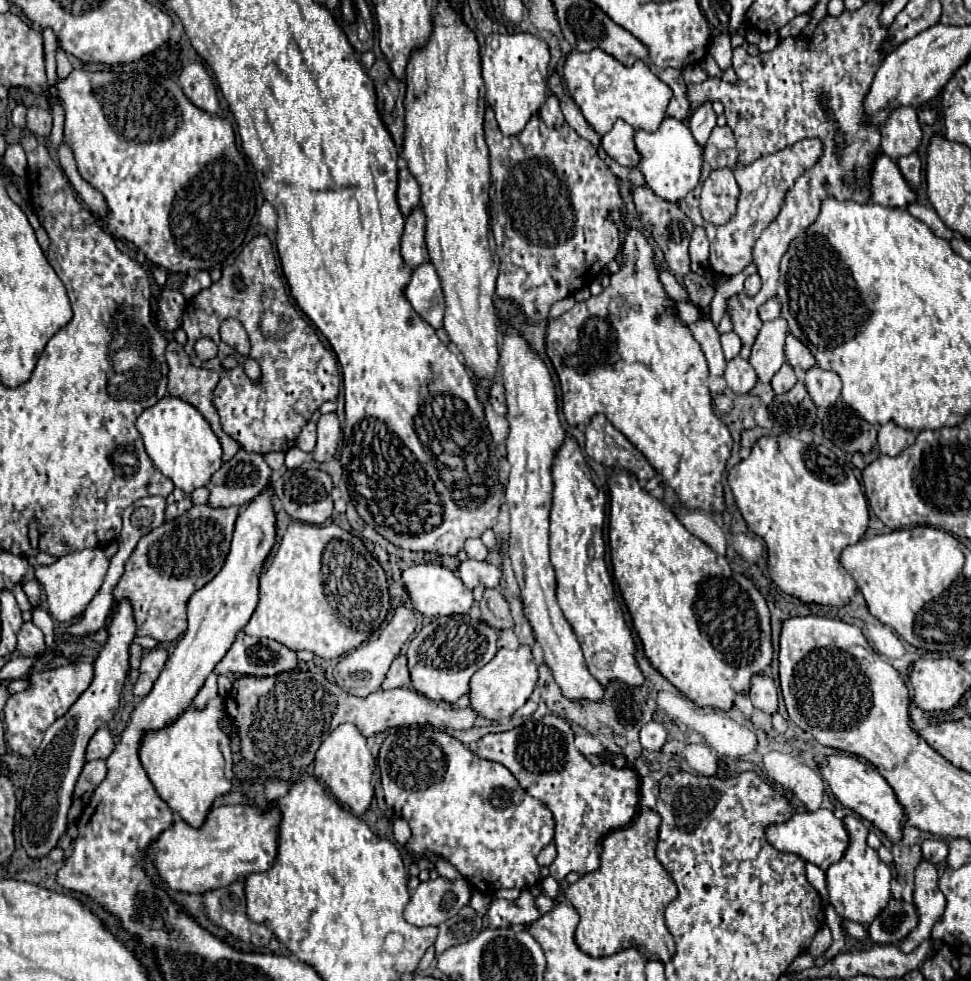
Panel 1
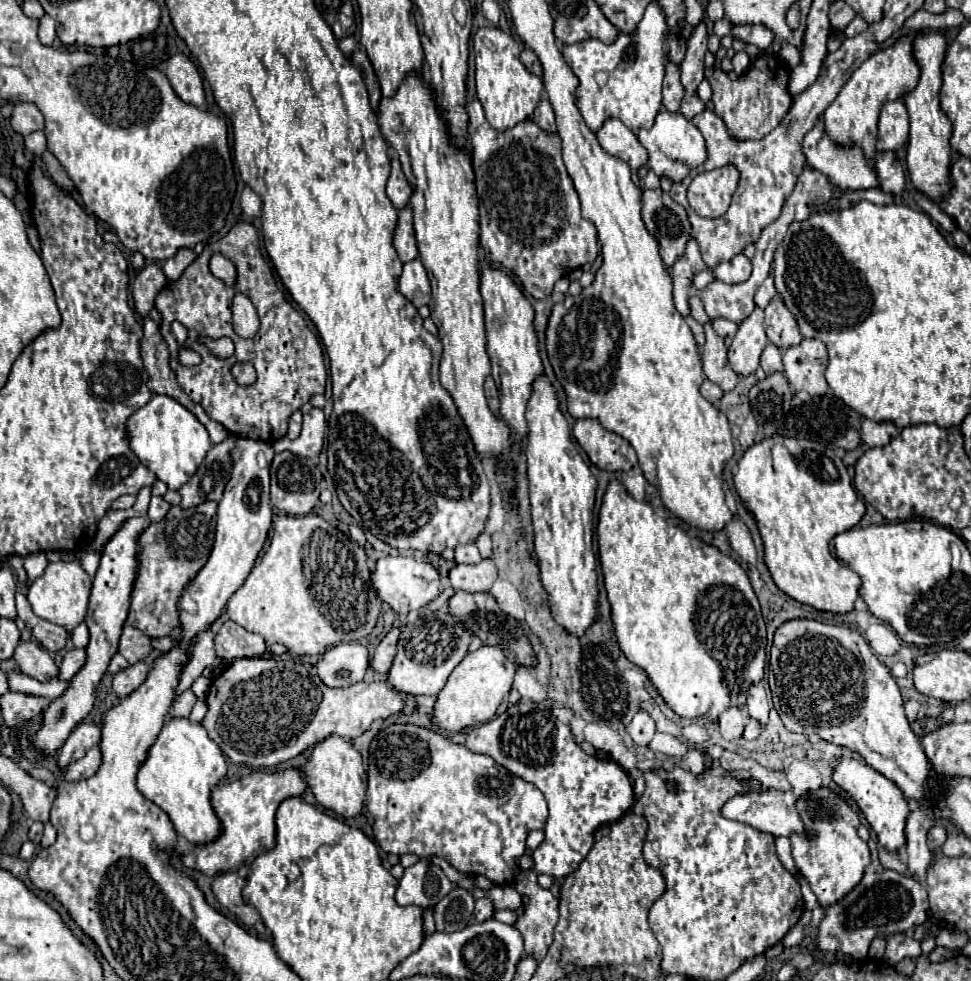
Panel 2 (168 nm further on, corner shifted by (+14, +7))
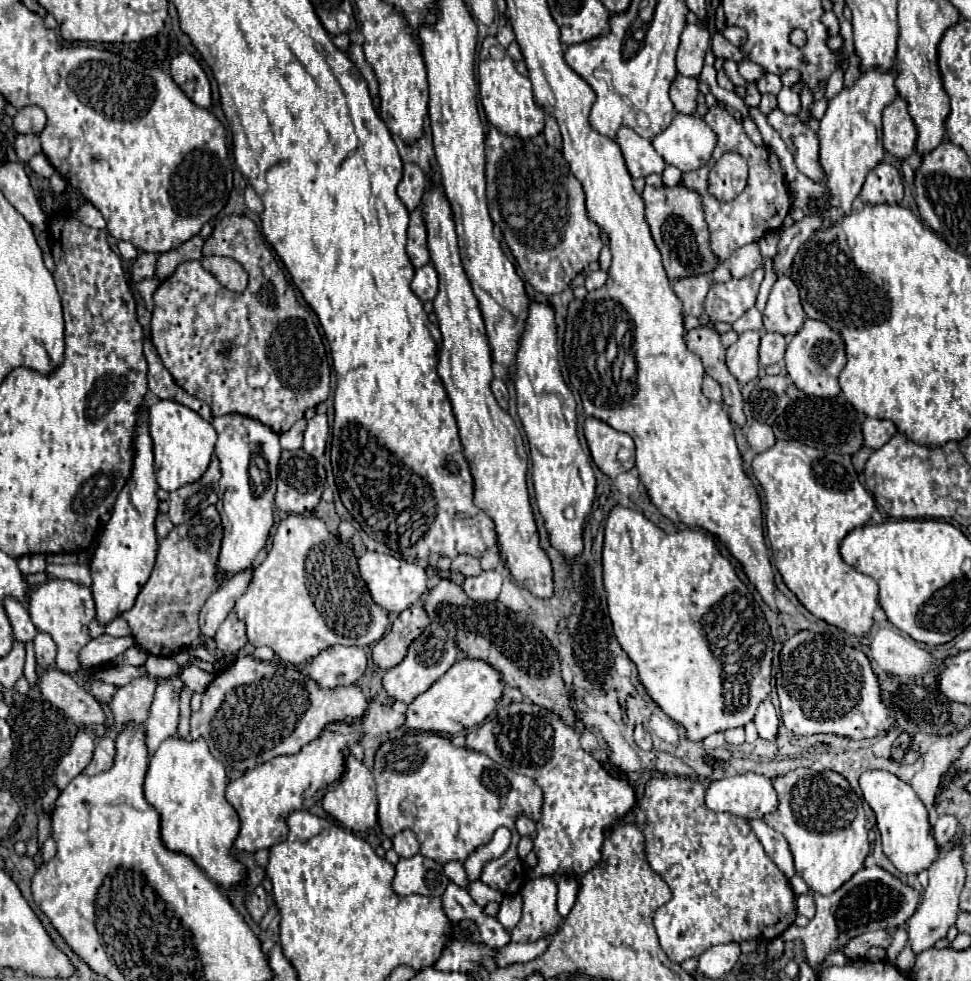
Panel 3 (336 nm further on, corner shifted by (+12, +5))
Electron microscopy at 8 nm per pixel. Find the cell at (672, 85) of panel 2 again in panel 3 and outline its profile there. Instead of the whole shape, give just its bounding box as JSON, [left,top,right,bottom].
[671,76,699,114]

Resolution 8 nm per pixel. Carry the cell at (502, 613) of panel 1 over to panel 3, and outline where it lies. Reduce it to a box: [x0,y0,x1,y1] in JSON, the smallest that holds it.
[423,580,579,726]

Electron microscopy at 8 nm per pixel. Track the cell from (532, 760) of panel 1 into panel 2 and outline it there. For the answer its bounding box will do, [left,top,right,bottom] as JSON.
[465,702,635,878]

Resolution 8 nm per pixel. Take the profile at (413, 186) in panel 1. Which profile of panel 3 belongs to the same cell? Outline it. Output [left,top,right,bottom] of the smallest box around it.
[397,162,427,212]

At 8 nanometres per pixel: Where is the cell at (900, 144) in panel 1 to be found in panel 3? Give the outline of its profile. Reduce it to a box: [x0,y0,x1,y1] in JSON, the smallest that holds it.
[883,96,917,158]

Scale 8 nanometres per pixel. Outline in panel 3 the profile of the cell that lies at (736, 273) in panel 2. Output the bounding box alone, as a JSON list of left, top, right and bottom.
[729,244,761,278]

